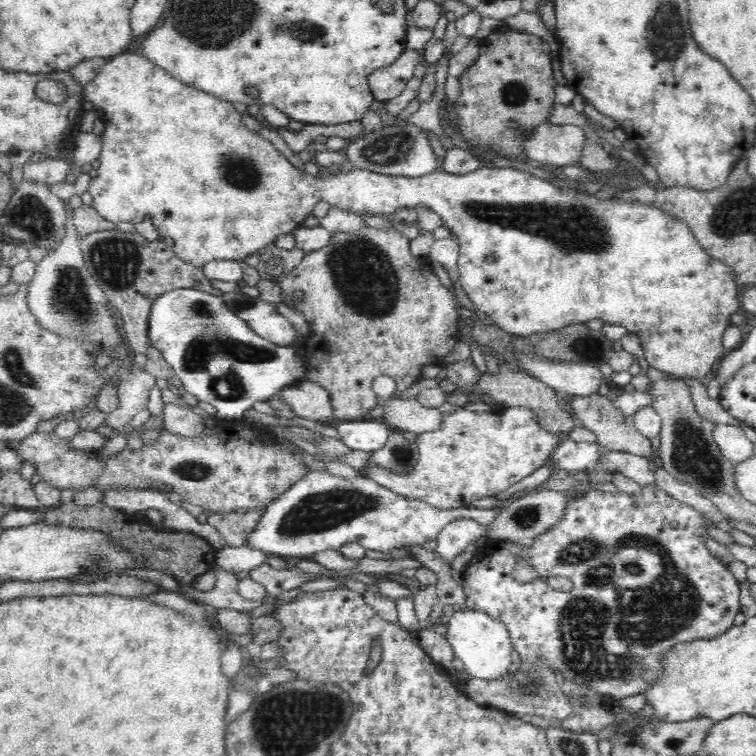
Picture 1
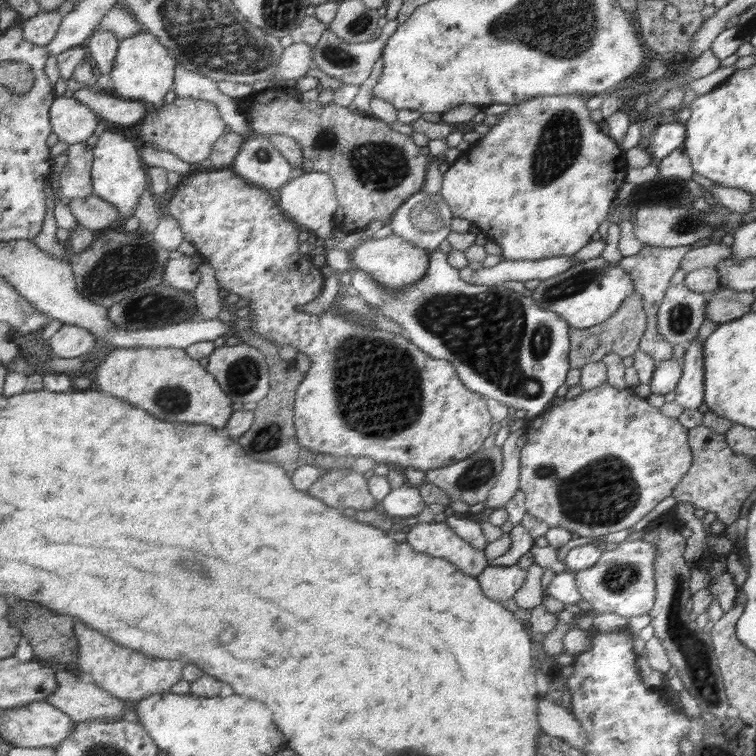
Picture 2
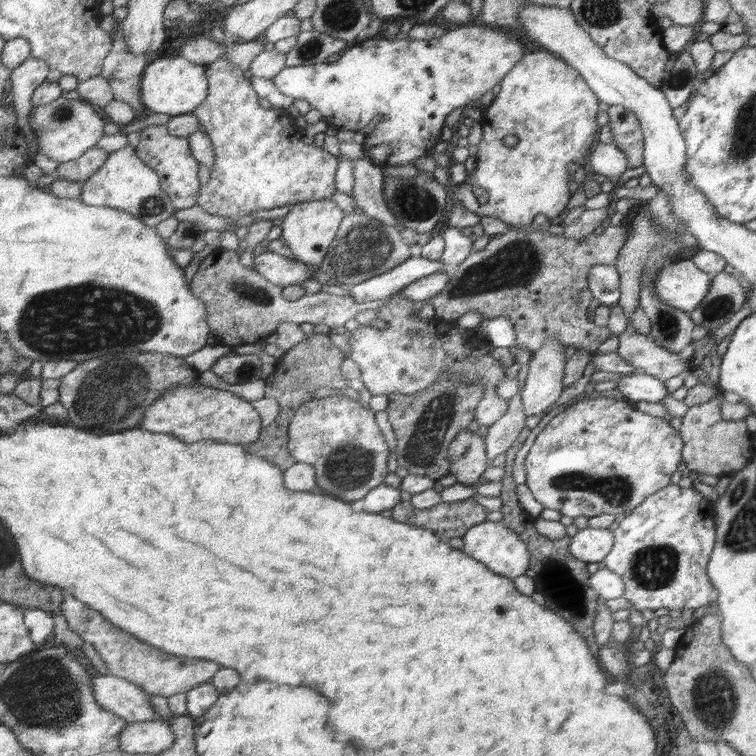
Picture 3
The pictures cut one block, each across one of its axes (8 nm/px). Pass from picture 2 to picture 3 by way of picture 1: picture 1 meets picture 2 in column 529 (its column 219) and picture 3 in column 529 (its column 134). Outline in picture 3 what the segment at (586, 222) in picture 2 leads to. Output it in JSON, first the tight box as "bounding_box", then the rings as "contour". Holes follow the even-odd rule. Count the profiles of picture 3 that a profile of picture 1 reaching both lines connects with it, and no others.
{"bounding_box":[453,50,598,225],"contour":[[[540,50],[525,55],[500,81],[501,90],[495,97],[490,97],[484,111],[478,155],[475,156],[475,169],[467,183],[454,188],[453,198],[459,200],[466,210],[479,216],[494,216],[509,225],[530,225],[538,214],[544,214],[547,220],[558,216],[568,200],[570,188],[568,174],[570,162],[584,164],[590,148],[594,144],[594,136],[598,130],[596,114],[598,114],[598,96],[589,84],[564,59],[546,50]],[[504,136],[517,136],[516,146],[505,146]]]}

